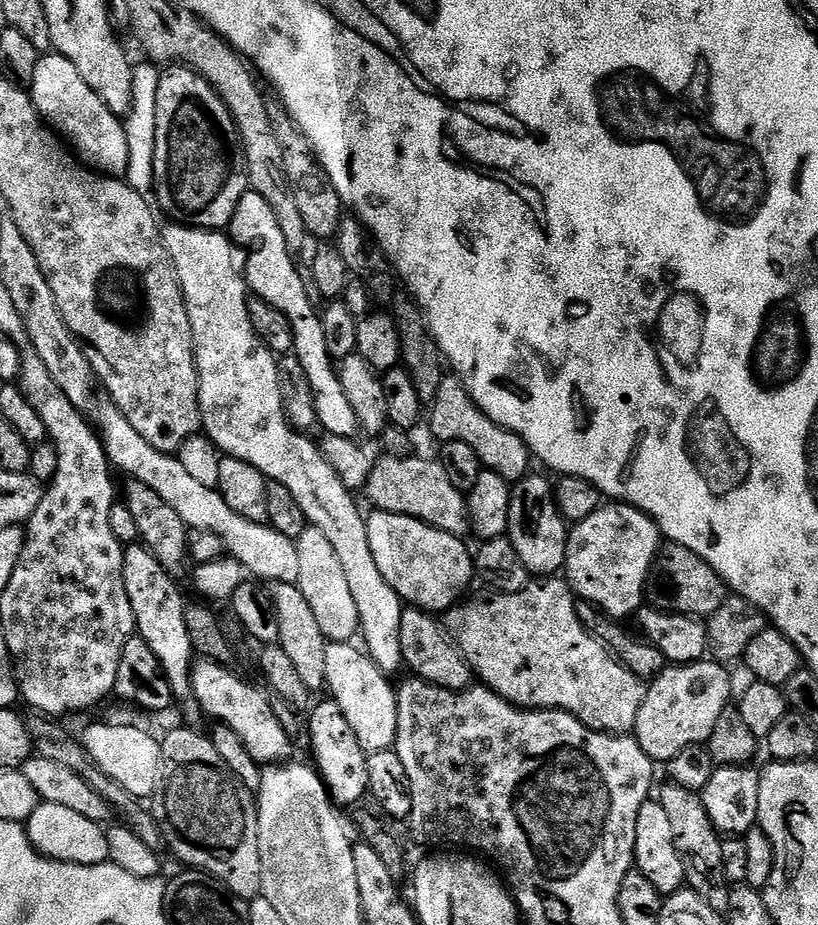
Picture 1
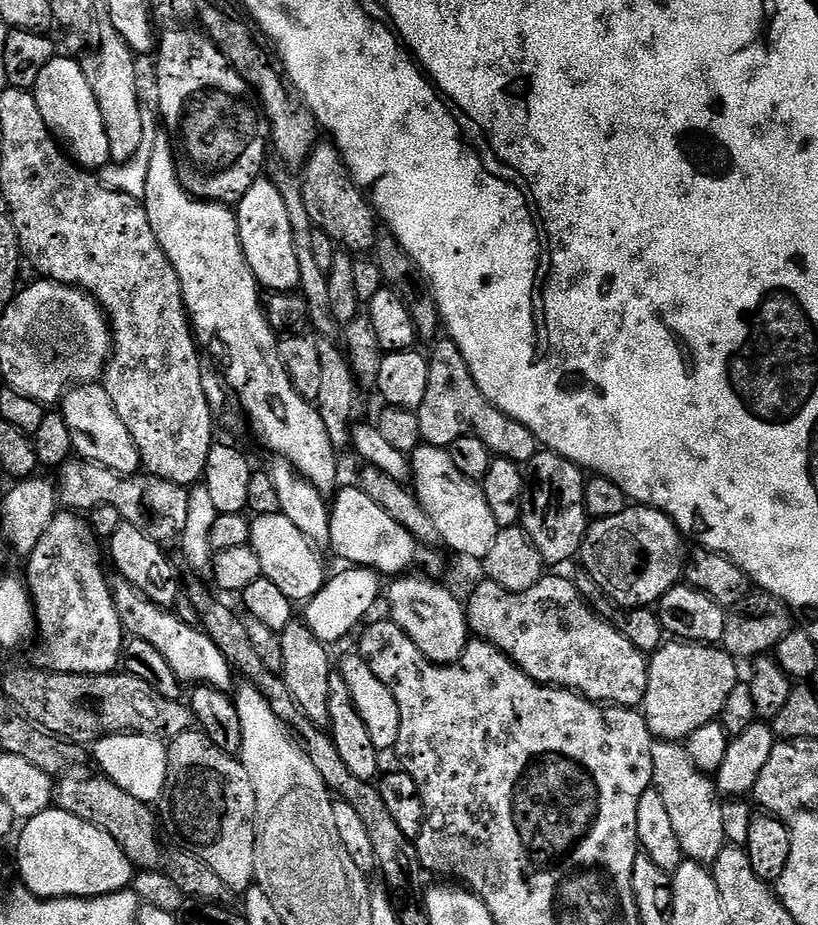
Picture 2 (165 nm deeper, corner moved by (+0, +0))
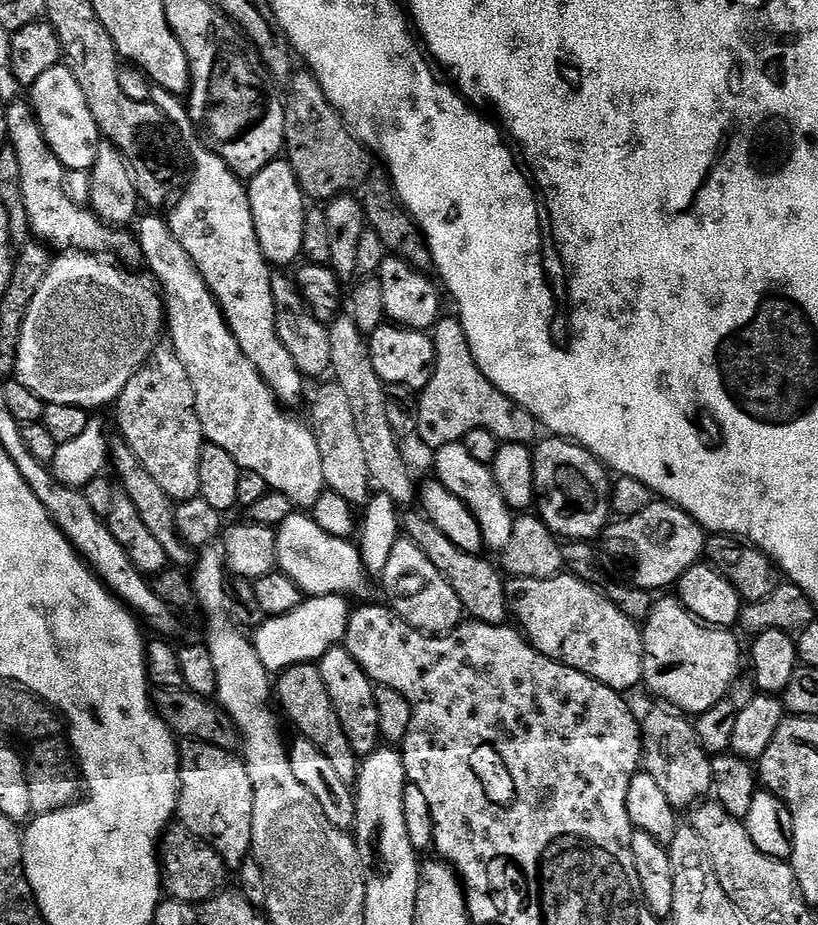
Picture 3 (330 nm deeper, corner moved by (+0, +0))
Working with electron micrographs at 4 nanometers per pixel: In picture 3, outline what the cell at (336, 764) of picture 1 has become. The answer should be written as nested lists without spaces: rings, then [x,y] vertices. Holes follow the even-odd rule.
[[[343,646],[327,650],[318,661],[322,674],[322,682],[326,682],[326,690],[330,694],[330,702],[334,702],[334,710],[338,714],[338,722],[342,722],[342,734],[346,734],[346,742],[350,742],[350,750],[358,758],[368,756],[381,747],[380,727],[378,726],[378,704],[376,702],[377,685],[358,666],[354,654]]]

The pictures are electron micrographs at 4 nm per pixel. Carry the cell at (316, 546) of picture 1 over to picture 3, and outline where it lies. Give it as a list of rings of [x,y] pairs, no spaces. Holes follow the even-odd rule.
[[[160,214],[148,215],[152,216],[141,215],[138,220],[140,254],[166,297],[170,336],[172,332],[170,343],[182,366],[186,366],[186,374],[190,374],[205,441],[222,446],[241,468],[262,474],[269,489],[286,494],[297,509],[315,509],[318,498],[326,491],[316,435],[305,421],[303,424],[300,420],[291,420],[284,413],[287,411],[270,386],[266,386],[258,370],[254,370],[250,358],[242,354],[242,346],[238,346],[228,329],[214,294],[174,238],[167,219]]]

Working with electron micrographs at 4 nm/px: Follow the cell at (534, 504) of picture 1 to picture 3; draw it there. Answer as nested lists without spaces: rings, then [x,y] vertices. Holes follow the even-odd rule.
[[[549,435],[547,439],[541,439],[532,448],[535,515],[561,541],[595,541],[603,536],[610,523],[612,480],[609,469],[580,444],[562,436]]]

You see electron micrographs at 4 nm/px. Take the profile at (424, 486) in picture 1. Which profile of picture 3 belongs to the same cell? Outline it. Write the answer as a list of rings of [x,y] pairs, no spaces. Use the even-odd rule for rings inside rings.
[[[461,442],[458,444],[447,444],[435,449],[436,472],[435,479],[450,490],[450,494],[456,494],[478,518],[478,526],[482,528],[482,538],[485,549],[493,548],[496,554],[503,553],[506,542],[510,542],[510,532],[514,513],[506,506],[506,498],[502,498],[502,490],[498,490],[498,482],[494,482],[494,474],[489,465],[475,461],[470,458],[466,446]]]

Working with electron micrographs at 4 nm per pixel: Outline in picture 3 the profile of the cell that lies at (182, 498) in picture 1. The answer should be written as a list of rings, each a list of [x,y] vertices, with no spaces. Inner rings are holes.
[[[296,510],[286,522],[276,529],[278,554],[276,566],[297,584],[305,597],[340,595],[351,597],[351,592],[360,592],[367,586],[366,575],[360,549],[351,539],[331,536],[318,526],[311,515]]]

